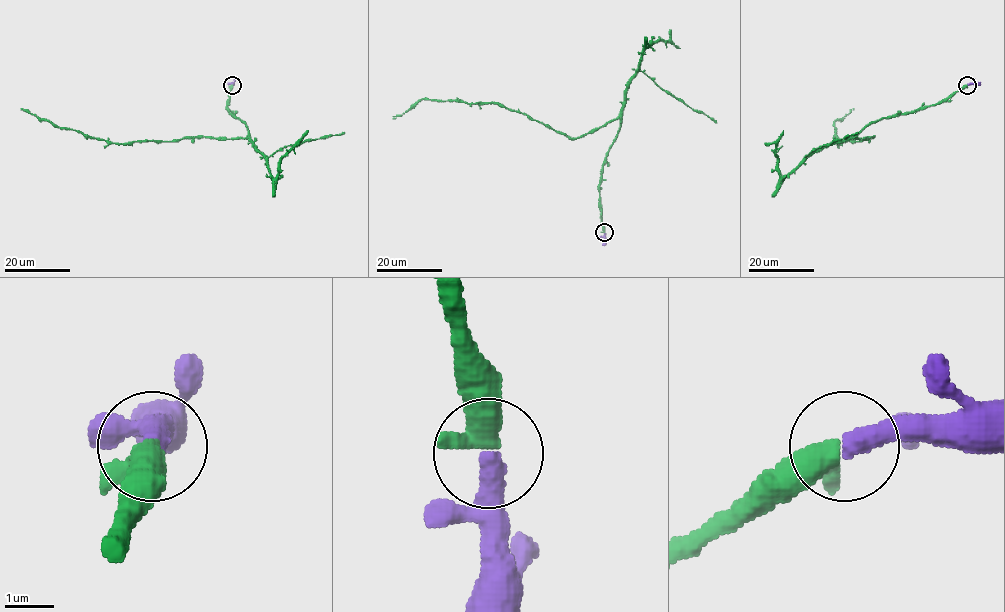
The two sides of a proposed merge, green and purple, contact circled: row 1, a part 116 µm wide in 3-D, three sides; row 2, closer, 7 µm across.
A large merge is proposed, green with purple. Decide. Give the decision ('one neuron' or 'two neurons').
one neuron

